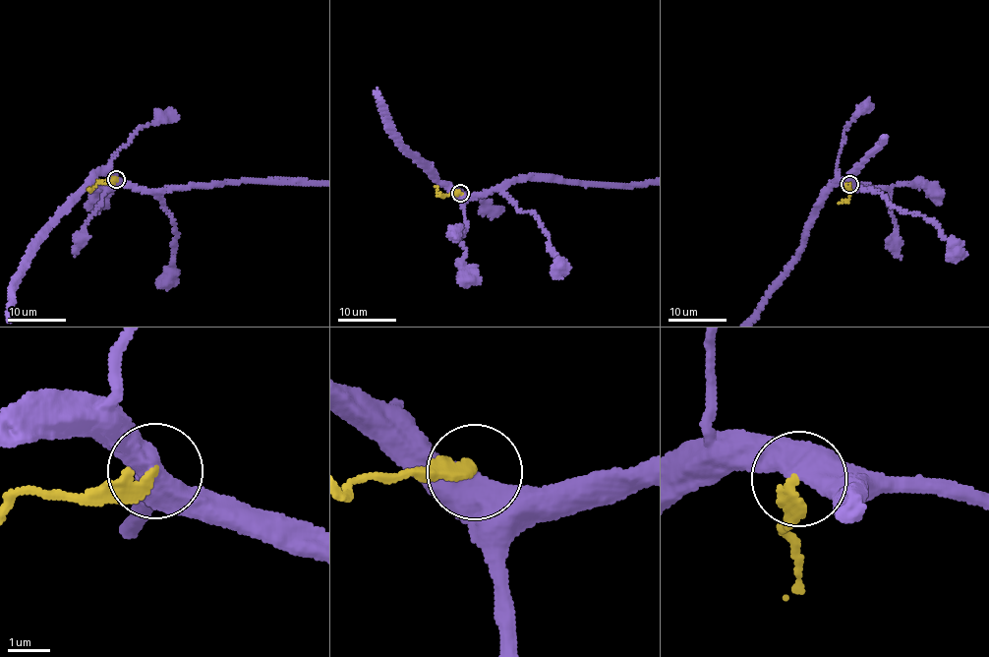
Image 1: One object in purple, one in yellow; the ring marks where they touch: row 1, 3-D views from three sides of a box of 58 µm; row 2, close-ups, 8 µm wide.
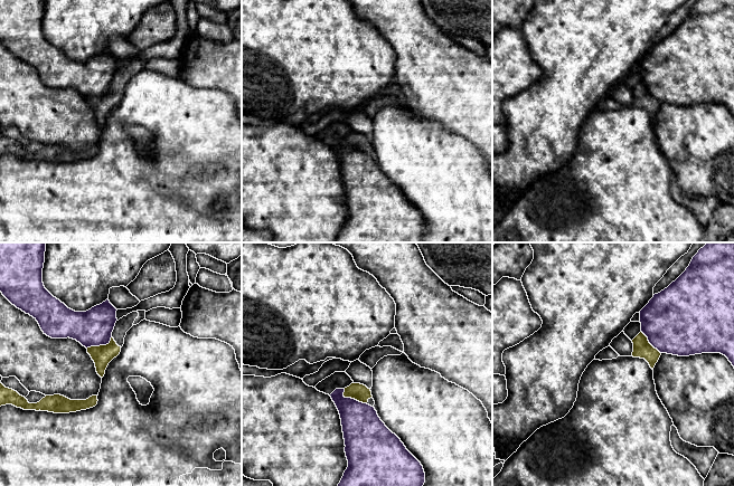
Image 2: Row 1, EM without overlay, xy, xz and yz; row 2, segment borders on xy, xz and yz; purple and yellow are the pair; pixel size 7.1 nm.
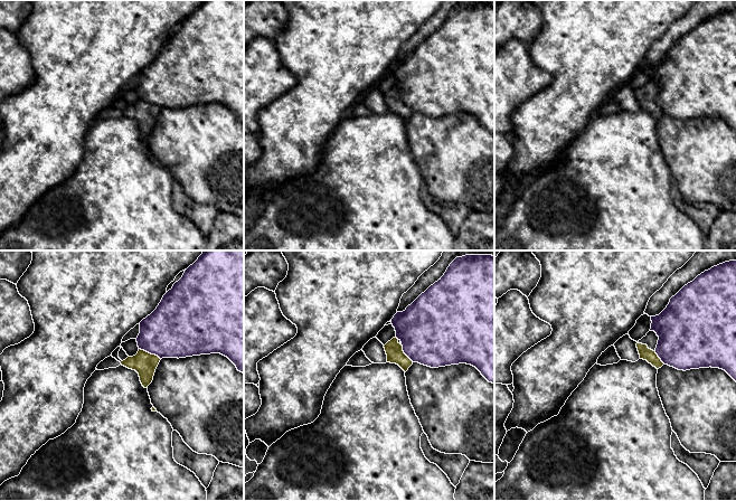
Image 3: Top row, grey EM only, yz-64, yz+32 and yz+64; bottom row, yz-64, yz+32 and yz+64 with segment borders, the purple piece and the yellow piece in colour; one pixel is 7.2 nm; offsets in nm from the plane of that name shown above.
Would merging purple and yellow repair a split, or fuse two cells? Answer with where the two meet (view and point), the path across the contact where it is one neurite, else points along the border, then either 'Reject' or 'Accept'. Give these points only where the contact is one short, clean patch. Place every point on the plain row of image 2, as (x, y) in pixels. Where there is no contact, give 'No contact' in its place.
Touches purple at xz (350, 148). Boundary: xz (344, 139), (346, 148), (354, 148), (366, 153). Reject

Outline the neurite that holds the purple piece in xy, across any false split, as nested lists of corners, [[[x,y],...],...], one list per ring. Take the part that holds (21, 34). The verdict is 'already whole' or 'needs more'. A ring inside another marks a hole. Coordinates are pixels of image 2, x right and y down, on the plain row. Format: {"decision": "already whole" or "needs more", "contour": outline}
{"decision": "already whole", "contour": [[[0,0],[0,41],[17,58],[32,66],[51,88],[73,88],[83,96],[110,93],[116,58],[109,49],[86,61],[75,61],[44,36],[46,0]]]}

